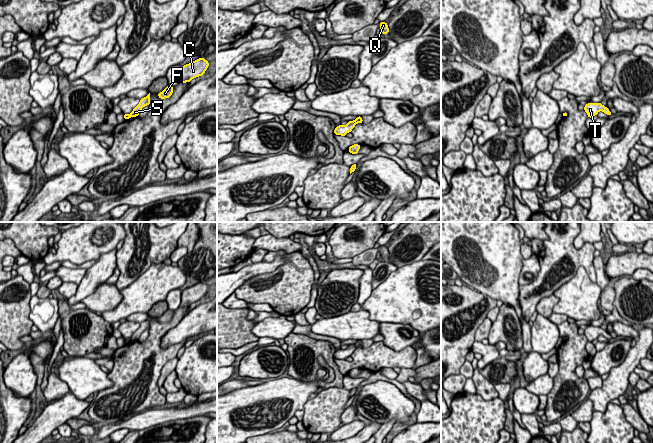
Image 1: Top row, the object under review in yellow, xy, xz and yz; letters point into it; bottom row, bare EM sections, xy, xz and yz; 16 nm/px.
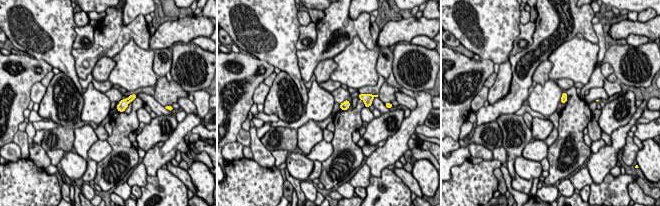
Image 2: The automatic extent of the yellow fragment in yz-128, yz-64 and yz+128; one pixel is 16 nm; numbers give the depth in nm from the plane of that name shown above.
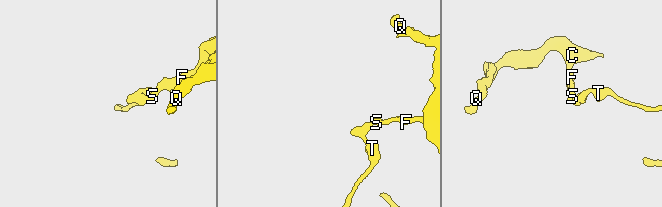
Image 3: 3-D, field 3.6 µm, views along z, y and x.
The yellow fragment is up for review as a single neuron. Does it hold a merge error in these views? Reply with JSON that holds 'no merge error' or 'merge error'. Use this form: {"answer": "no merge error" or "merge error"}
{"answer": "merge error"}

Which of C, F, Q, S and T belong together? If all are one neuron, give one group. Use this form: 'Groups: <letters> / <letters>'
Groups: C F Q S / T

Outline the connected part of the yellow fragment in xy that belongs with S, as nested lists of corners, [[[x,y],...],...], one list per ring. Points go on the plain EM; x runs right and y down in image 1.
[[[150,317],[146,321],[140,323],[140,327],[131,336],[131,341],[137,341],[141,333],[146,329],[150,329]]]

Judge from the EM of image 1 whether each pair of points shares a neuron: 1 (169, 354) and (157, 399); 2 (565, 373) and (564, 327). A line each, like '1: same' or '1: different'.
1: same
2: same

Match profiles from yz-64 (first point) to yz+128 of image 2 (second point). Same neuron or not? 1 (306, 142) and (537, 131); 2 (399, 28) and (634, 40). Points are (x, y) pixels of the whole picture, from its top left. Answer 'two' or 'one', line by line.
1: one
2: two

